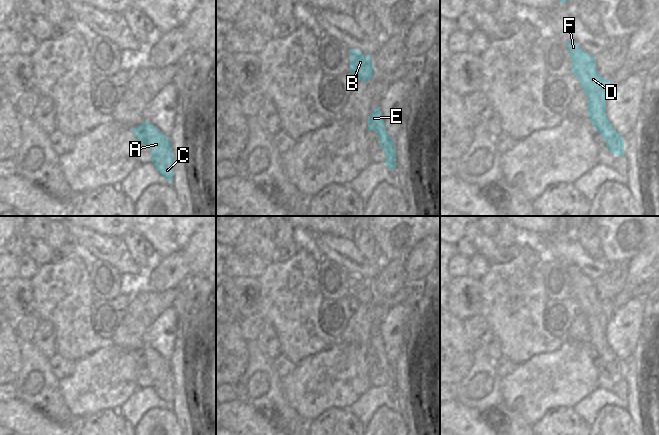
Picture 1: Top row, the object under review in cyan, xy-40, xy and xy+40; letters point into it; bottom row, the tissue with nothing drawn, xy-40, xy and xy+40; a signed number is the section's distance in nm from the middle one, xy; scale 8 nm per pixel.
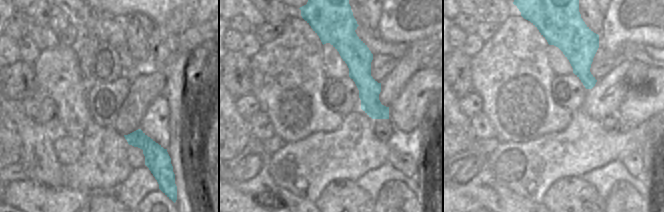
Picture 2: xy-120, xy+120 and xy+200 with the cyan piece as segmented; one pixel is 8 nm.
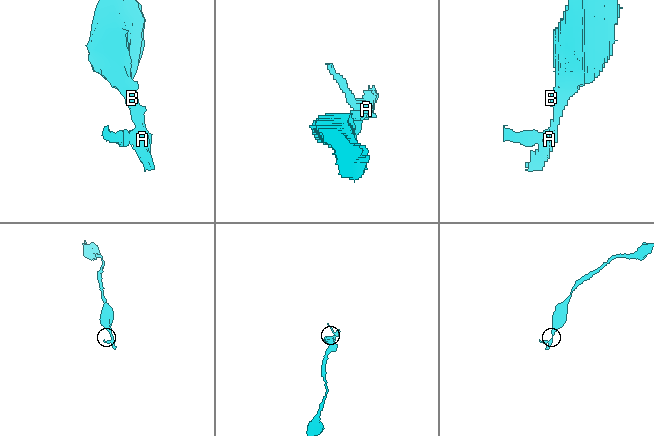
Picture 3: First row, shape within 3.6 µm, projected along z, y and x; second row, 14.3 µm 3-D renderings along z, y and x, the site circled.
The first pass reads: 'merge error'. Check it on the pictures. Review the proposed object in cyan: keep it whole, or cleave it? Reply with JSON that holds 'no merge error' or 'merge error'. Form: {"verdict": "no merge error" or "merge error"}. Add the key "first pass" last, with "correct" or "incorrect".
{"verdict": "no merge error", "first pass": "incorrect"}

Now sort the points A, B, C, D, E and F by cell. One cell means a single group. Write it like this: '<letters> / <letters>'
A B C D E F

